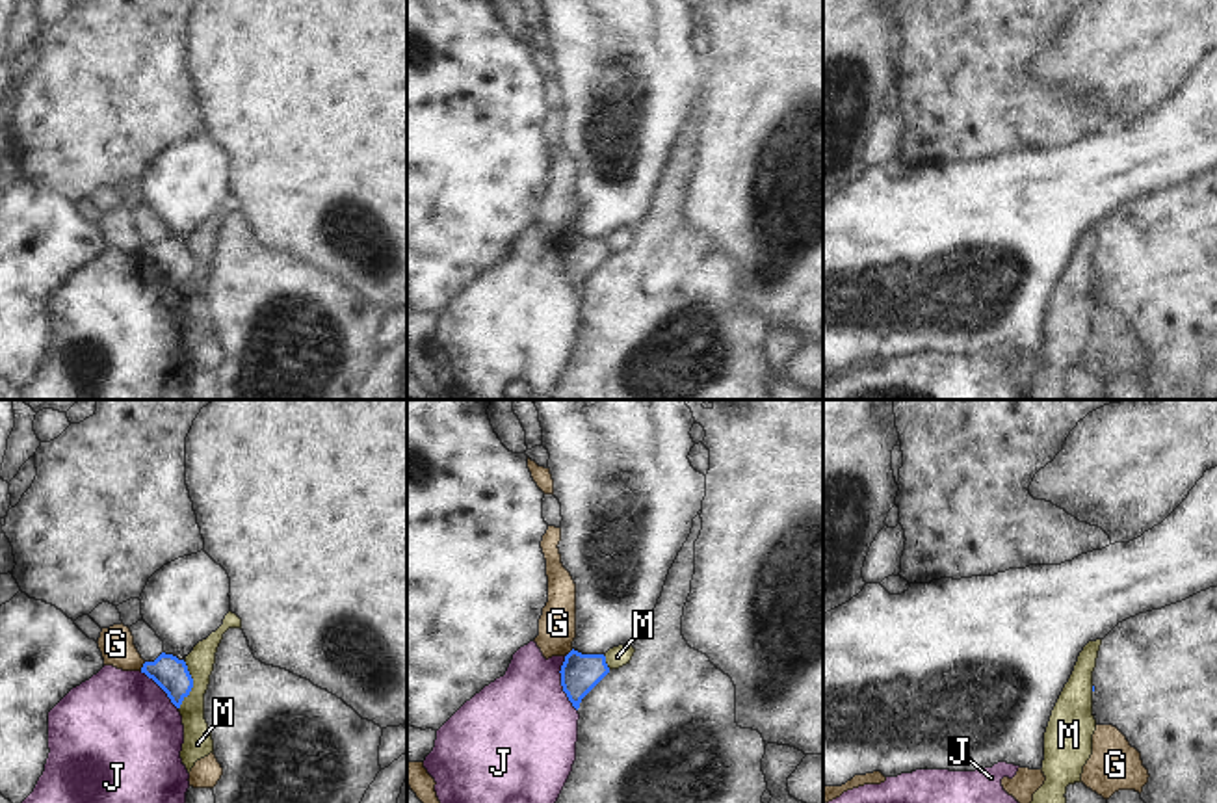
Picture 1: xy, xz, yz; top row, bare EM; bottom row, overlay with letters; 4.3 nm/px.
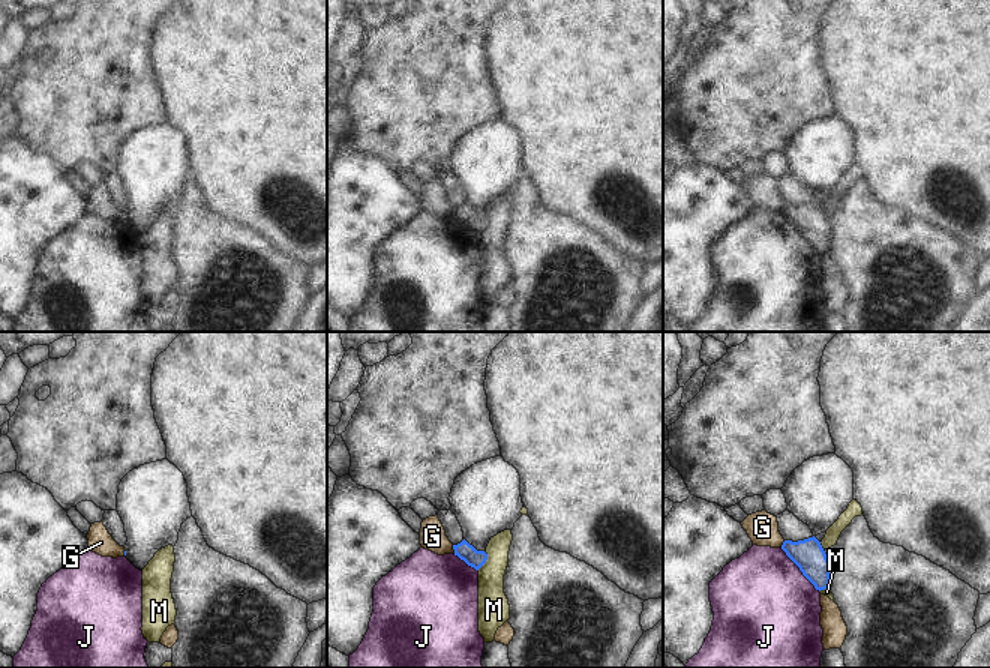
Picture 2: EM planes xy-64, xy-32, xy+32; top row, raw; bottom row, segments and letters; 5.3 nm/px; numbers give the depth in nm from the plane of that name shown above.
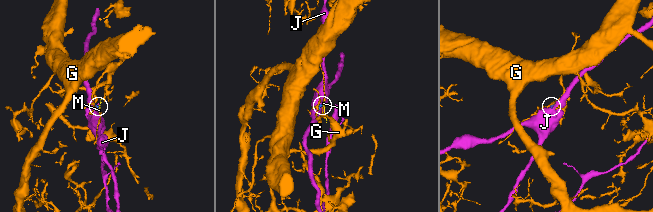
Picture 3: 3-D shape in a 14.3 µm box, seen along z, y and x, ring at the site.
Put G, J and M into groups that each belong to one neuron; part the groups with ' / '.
G / J / M

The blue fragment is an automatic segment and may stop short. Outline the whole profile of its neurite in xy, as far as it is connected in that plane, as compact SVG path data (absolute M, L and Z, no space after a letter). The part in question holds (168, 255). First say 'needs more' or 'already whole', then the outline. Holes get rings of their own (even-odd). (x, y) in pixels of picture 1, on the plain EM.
already whole | M162 236L154 245L145 245L141 257L152 262L177 292L180 292L193 271L186 245L173 238Z

